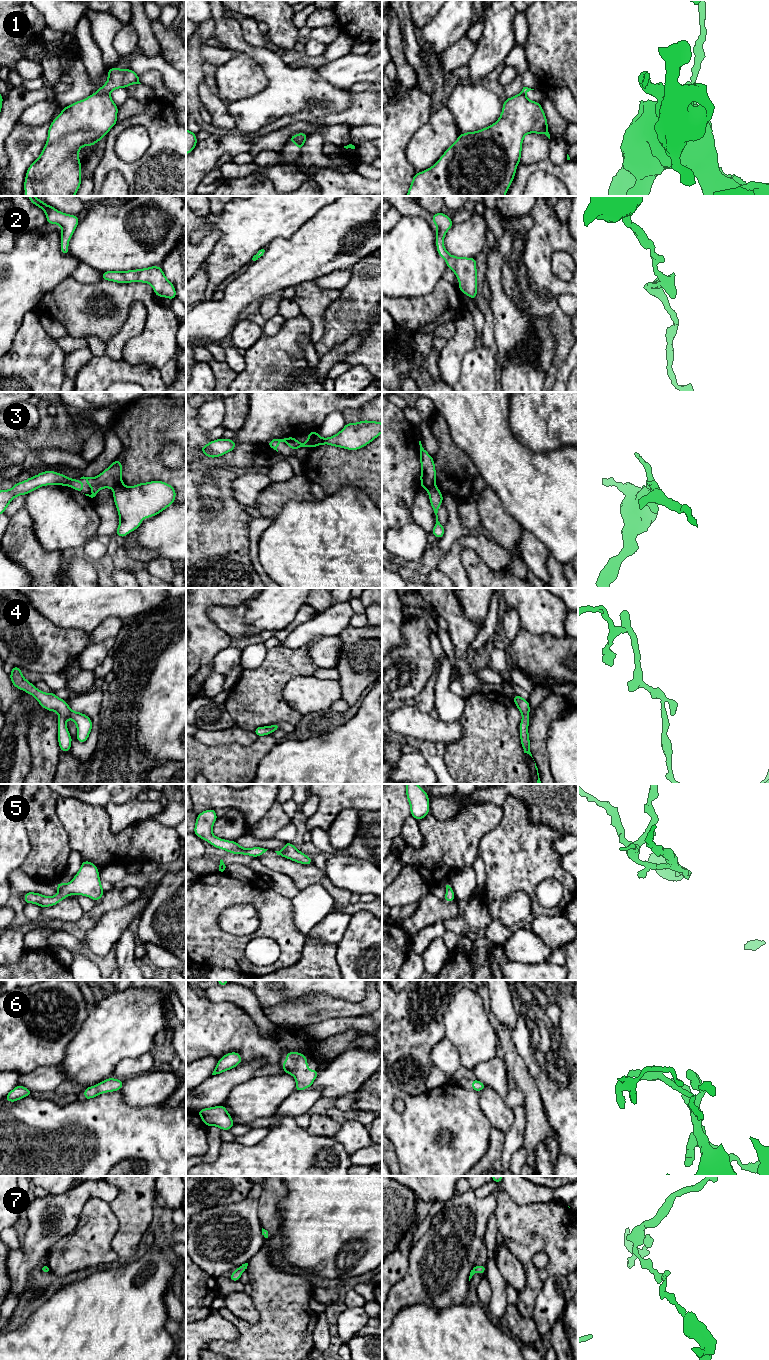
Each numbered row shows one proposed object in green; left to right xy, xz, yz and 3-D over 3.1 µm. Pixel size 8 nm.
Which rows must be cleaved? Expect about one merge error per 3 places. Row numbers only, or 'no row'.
1, 3

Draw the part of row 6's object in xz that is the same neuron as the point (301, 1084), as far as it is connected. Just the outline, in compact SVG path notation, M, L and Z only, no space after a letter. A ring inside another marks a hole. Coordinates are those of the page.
M287 1052L286 1061L281 1064L284 1073L295 1077L295 1091L302 1091L313 1085L319 1070L309 1070L307 1057L300 1052Z

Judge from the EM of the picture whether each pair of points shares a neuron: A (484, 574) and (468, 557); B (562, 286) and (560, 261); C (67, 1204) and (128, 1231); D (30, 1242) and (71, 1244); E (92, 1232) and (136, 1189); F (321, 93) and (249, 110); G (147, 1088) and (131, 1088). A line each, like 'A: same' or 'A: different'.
A: same
B: different
C: different
D: different
E: different
F: same
G: same

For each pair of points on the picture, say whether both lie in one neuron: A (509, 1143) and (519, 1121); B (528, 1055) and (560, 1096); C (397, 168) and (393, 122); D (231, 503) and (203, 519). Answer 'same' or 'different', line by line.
A: same
B: same
C: same
D: same

